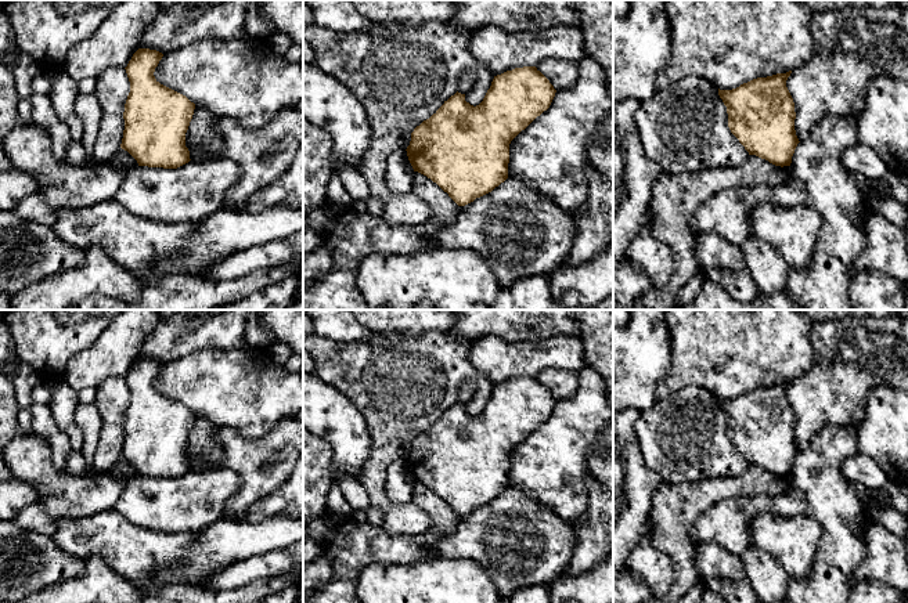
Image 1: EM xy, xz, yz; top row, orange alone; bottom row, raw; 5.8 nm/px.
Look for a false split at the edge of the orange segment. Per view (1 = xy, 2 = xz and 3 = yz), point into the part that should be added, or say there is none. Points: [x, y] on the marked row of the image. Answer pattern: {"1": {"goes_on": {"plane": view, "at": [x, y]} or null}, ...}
{"1": {"goes_on": null}, "2": {"goes_on": null}, "3": {"goes_on": null}}

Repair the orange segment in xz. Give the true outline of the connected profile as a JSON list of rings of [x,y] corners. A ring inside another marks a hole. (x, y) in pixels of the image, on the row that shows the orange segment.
[[[536,66],[515,68],[494,76],[476,106],[457,91],[411,133],[406,151],[414,171],[436,183],[458,206],[491,192],[508,178],[511,141],[550,108],[555,93]]]

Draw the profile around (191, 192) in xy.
[[[228,158],[190,160],[177,169],[138,166],[125,176],[115,201],[145,220],[198,223],[224,206],[226,192],[241,176],[239,165]]]

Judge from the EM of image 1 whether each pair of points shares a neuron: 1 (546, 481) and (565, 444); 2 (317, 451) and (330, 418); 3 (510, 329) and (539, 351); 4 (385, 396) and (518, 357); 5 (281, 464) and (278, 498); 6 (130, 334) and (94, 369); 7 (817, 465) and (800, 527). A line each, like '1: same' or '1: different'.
1: same
2: different
3: different
4: different
5: different
6: same
7: different

